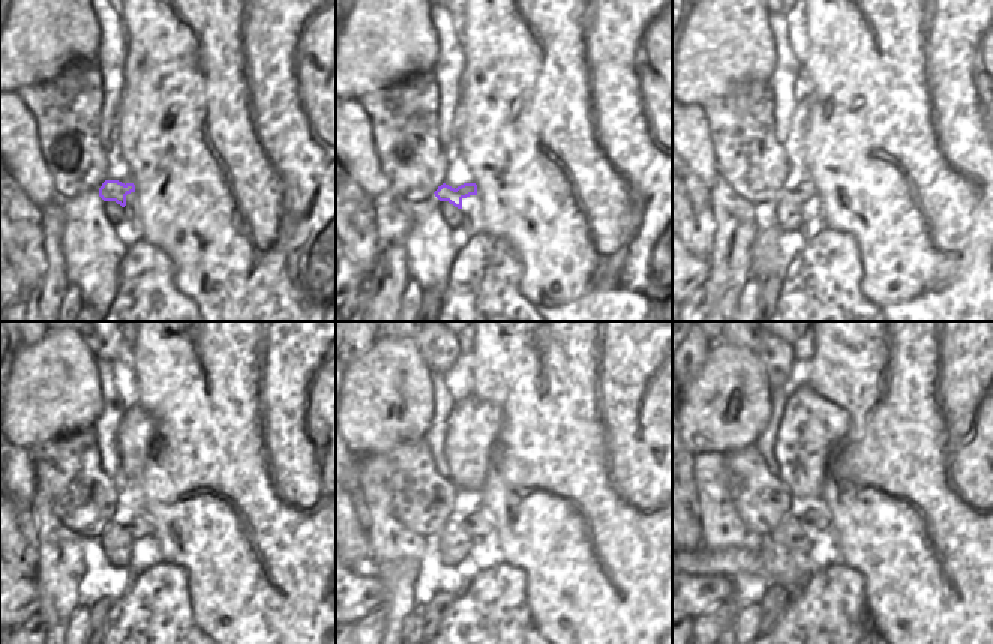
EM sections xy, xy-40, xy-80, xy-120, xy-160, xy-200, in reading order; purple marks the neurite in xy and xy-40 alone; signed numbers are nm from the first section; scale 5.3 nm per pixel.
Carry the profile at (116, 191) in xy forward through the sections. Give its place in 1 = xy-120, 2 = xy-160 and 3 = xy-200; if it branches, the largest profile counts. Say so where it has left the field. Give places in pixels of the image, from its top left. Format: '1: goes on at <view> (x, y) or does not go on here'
1: goes on at xy-120 (140, 526)
2: goes on at xy-160 (477, 524)
3: goes on at xy-200 (815, 521)

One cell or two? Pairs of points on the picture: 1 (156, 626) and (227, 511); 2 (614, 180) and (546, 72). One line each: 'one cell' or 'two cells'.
1: two cells
2: one cell

